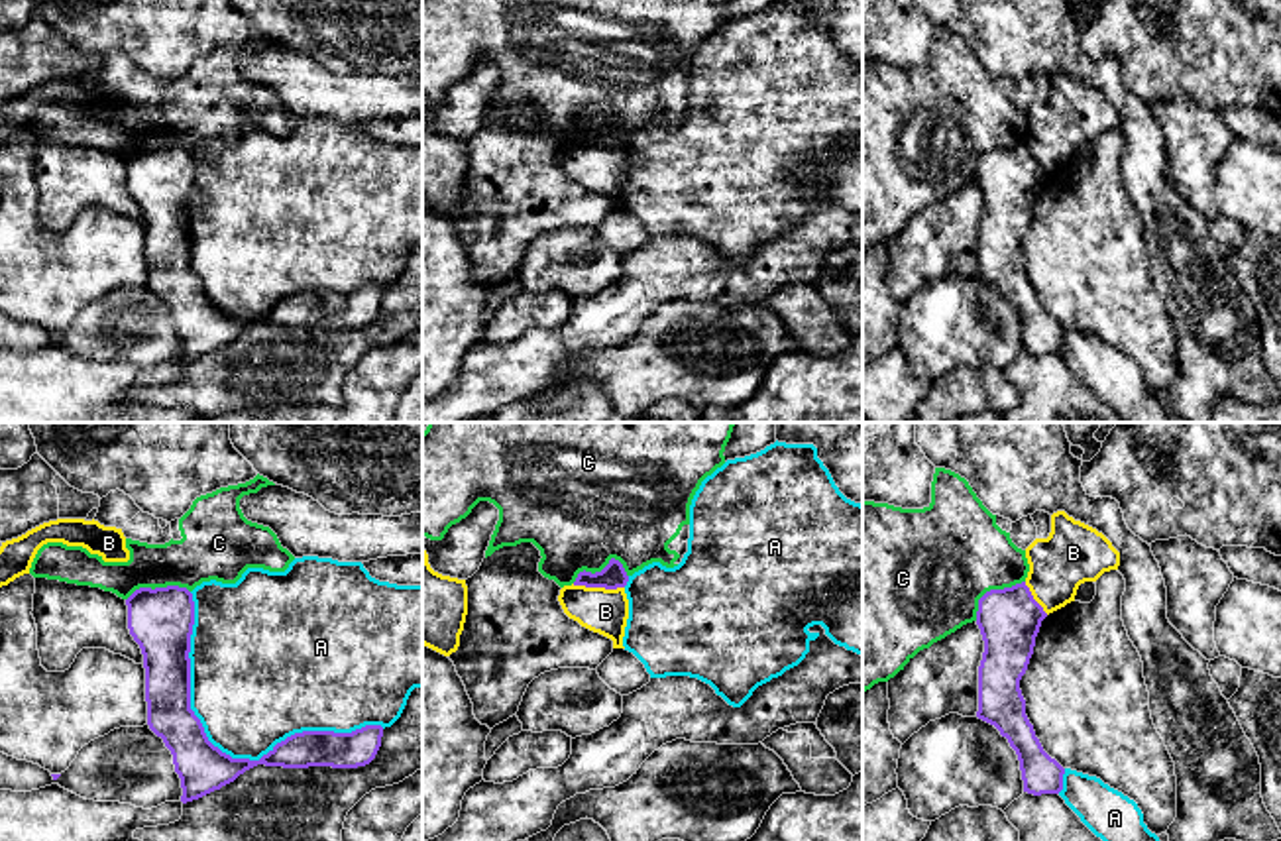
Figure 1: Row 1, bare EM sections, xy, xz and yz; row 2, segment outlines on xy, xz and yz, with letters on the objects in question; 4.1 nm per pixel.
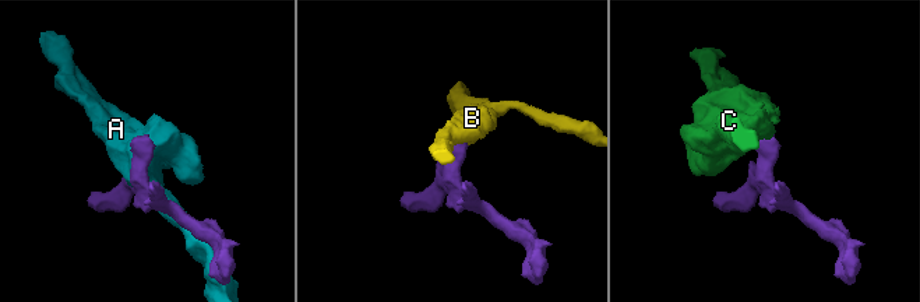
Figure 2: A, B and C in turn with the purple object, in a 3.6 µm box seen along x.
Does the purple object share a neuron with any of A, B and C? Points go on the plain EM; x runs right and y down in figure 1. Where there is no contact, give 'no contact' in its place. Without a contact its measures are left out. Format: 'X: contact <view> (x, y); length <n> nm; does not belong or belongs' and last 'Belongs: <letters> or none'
A: contact xy (221, 311); length 950 nm; does not belong
B: contact xz (598, 146); length 220 nm; does not belong
C: contact xz (602, 130); length 240 nm; does not belong
Belongs: none

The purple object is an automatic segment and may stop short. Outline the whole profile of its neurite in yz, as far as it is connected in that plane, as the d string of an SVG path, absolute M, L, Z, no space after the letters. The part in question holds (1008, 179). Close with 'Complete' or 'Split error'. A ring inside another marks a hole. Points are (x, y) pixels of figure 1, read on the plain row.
M1026 141L990 149L978 159L976 185L984 212L978 226L976 277L1008 299L1020 320L1024 352L1033 356L1059 354L1065 334L1035 297L1020 250L1045 177Z. Complete

